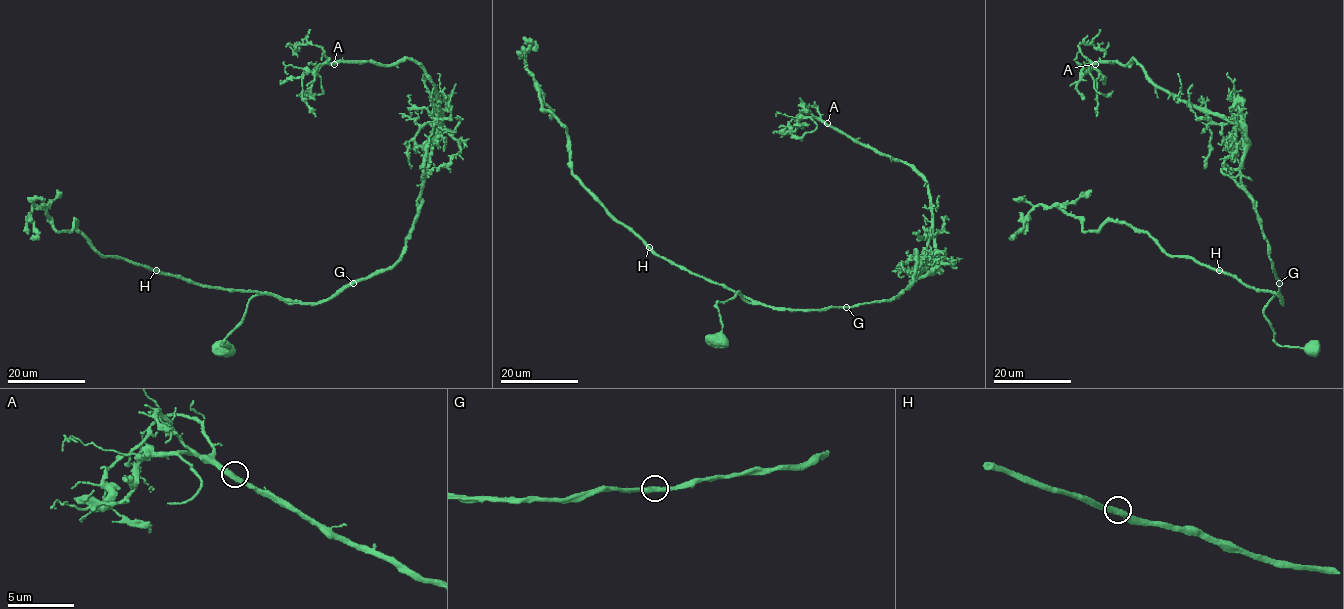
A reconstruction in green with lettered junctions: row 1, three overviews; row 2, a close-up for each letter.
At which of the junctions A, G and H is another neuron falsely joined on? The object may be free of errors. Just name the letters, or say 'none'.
none

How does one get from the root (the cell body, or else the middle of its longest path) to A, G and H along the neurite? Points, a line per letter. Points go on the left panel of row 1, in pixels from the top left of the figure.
A: (224, 350), (253, 296), (326, 301), (387, 270), (411, 232), (441, 123), (435, 85), (409, 59), (334, 64)
G: (224, 350), (229, 348), (223, 343), (225, 338), (243, 319), (253, 296), (273, 294), (321, 303), (353, 283)
H: (224, 350), (229, 348), (223, 343), (225, 338), (243, 319), (247, 302), (259, 293), (209, 288), (156, 270)

